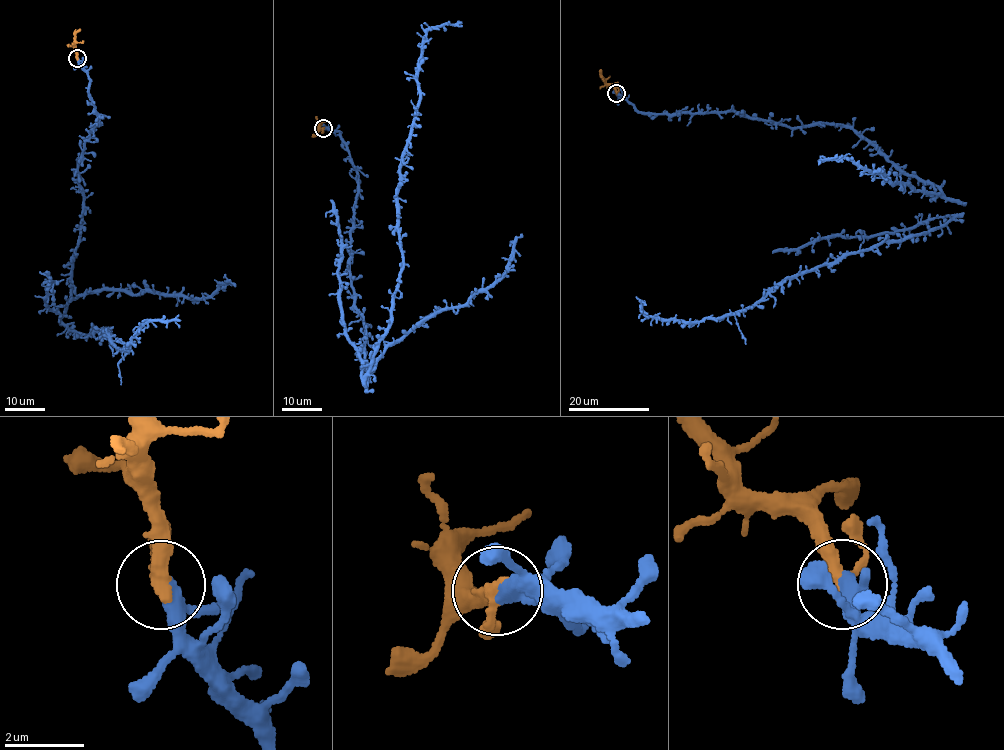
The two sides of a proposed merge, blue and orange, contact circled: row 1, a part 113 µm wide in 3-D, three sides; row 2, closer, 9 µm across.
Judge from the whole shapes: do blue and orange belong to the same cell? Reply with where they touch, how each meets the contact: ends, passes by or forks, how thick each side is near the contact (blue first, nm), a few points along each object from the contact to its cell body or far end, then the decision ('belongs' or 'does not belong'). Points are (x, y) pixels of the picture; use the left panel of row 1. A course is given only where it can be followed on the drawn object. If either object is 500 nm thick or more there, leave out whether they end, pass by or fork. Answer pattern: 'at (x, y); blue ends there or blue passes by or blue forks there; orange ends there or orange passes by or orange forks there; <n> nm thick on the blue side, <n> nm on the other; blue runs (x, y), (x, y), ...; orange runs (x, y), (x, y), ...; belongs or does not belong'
at (77, 58); blue passes by; orange passes by; 320 nm thick on the blue side, 300 nm on the other; blue runs (77, 58), (98, 115), (76, 175), (61, 321), (104, 329), (129, 349), (149, 322), (179, 326); orange runs (77, 58), (76, 33), (80, 29); belongs

